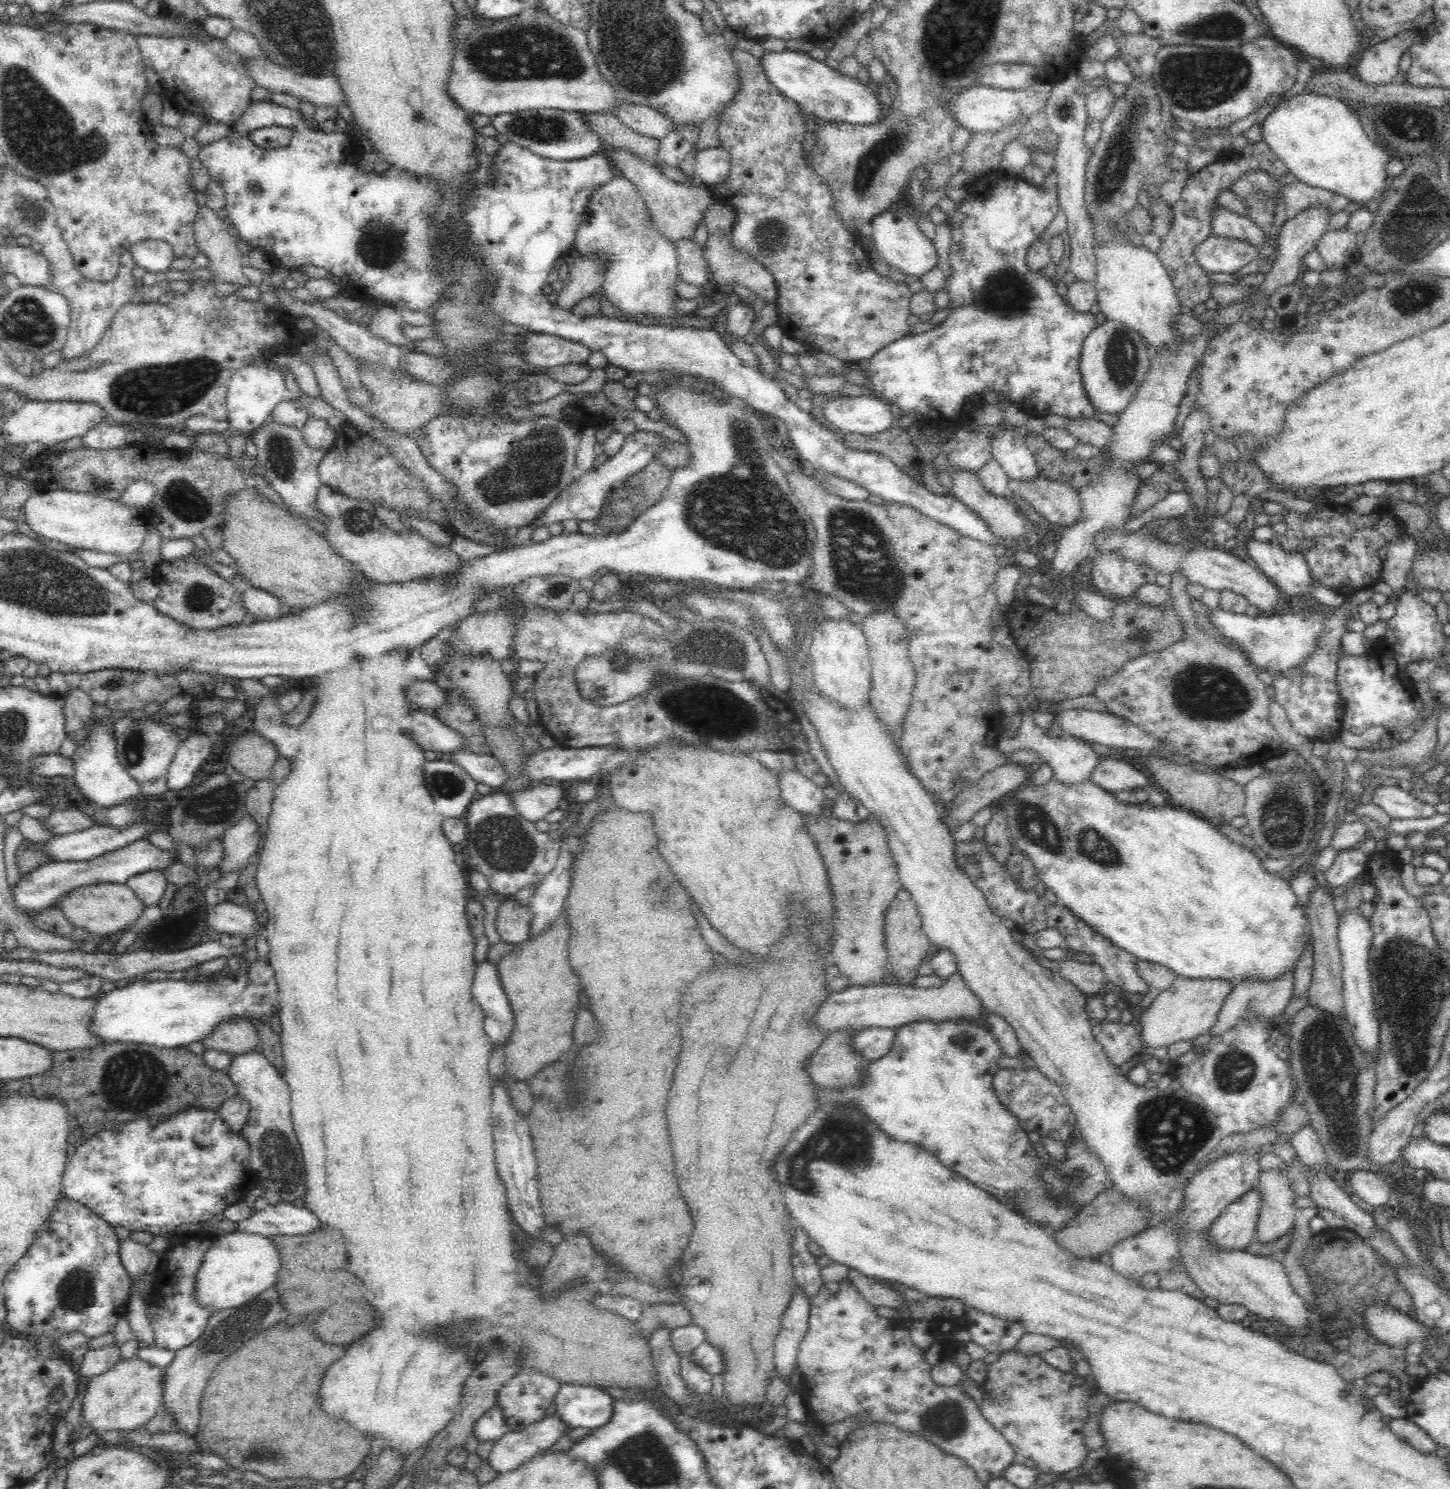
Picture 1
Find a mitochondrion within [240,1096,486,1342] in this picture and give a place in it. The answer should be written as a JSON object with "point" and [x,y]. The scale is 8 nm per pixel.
{"point":[276,1157]}

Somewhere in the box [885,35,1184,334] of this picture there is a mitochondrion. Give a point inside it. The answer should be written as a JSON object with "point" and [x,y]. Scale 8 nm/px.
{"point":[1115,163]}

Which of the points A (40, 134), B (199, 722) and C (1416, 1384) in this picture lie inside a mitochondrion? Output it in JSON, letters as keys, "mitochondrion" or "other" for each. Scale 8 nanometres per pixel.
{"A":"mitochondrion","B":"other","C":"other"}

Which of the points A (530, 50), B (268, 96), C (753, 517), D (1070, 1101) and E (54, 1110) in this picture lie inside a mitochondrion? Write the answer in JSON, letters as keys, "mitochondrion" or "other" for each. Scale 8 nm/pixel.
{"A":"mitochondrion","B":"other","C":"mitochondrion","D":"other","E":"other"}

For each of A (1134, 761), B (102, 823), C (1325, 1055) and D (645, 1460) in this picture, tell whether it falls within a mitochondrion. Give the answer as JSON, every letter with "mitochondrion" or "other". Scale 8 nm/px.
{"A":"other","B":"other","C":"mitochondrion","D":"mitochondrion"}

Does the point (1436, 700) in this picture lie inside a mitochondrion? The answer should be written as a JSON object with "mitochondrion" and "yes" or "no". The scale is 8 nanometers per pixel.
{"mitochondrion":"no"}

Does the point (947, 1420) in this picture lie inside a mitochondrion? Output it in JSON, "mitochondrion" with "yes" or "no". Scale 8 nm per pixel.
{"mitochondrion":"yes"}

